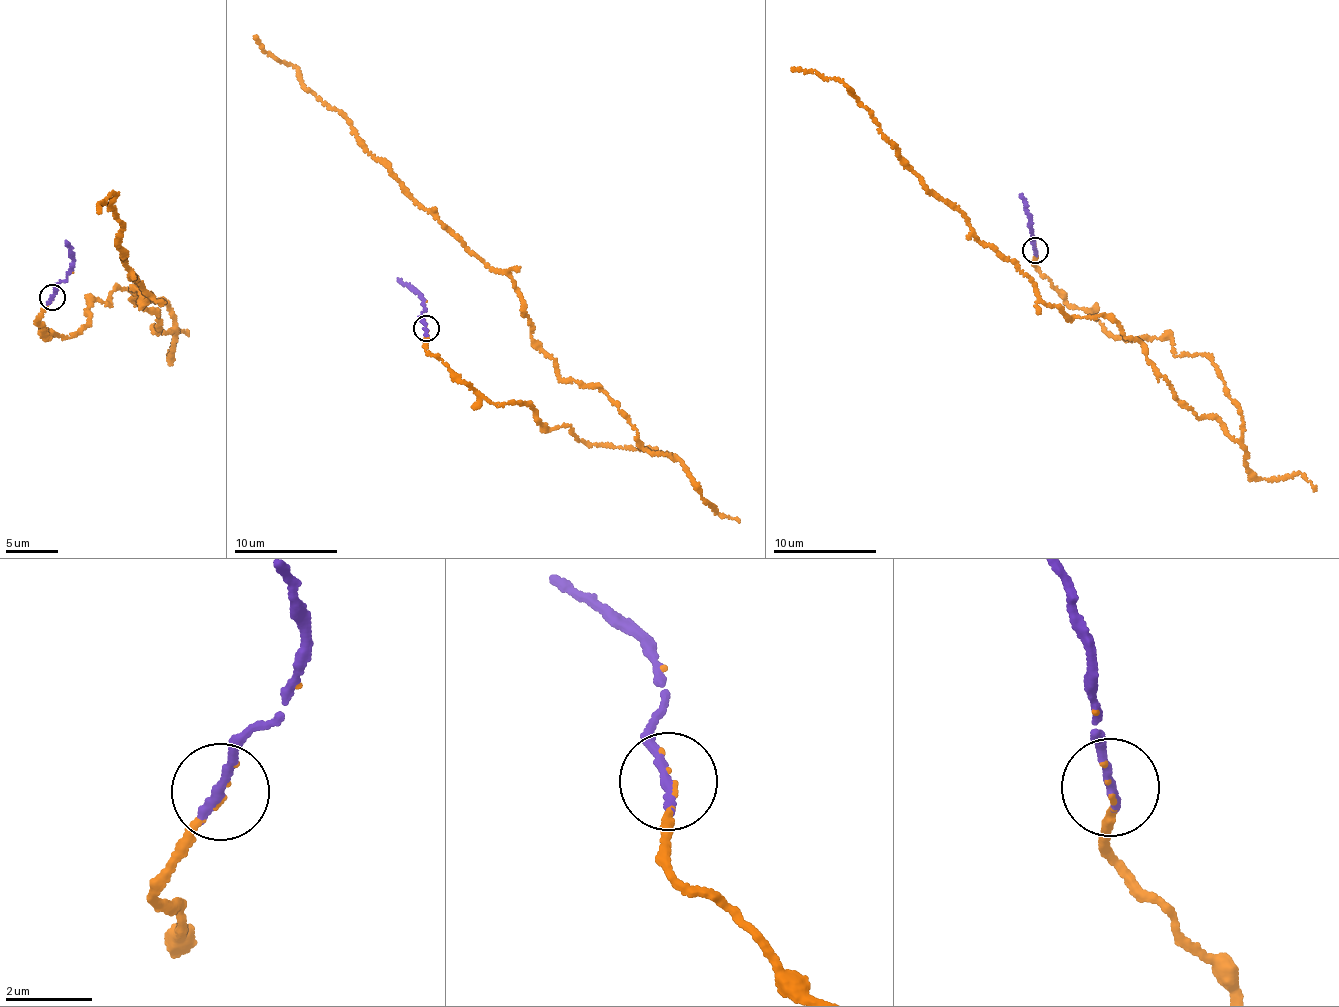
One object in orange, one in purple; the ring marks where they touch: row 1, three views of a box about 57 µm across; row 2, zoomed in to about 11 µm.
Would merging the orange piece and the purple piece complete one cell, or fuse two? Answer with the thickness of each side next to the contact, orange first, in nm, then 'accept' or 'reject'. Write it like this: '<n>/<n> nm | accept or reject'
60/260 nm | accept

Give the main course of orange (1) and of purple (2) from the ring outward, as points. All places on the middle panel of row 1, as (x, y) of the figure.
1: (427, 329), (428, 351), (494, 404), (674, 458), (596, 386), (560, 375), (515, 281), (254, 36)
2: (427, 329), (420, 293), (398, 278)

